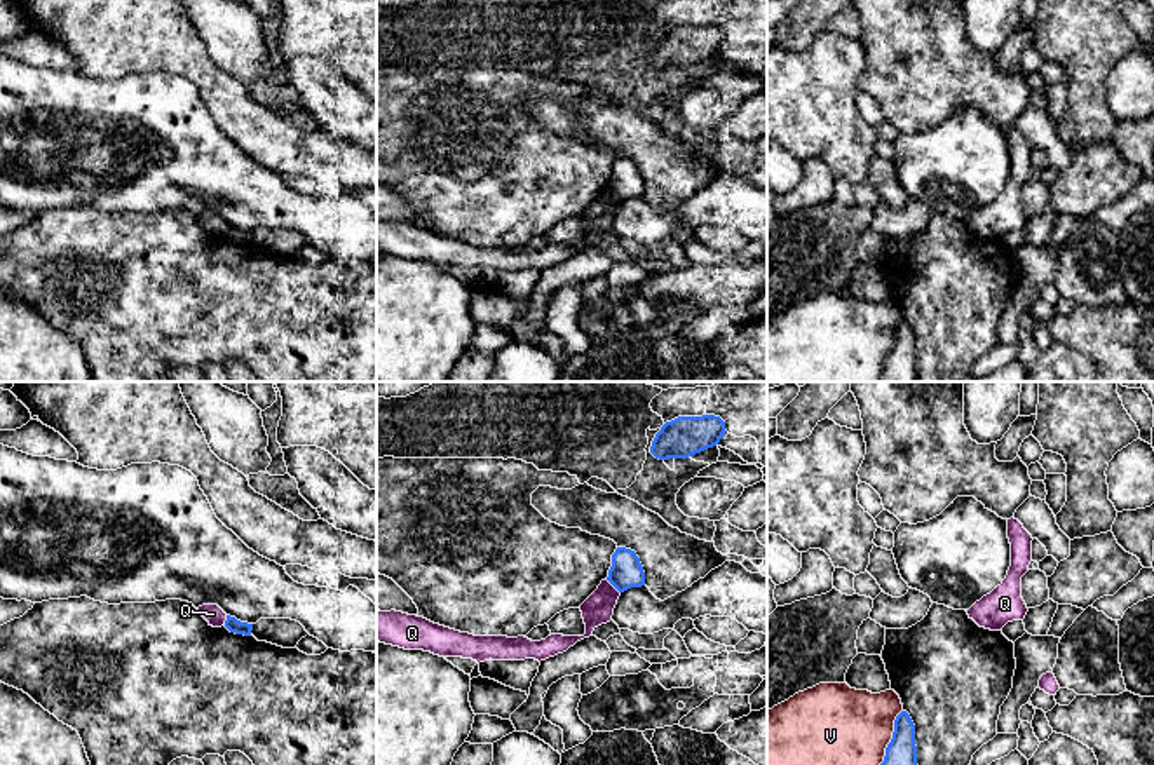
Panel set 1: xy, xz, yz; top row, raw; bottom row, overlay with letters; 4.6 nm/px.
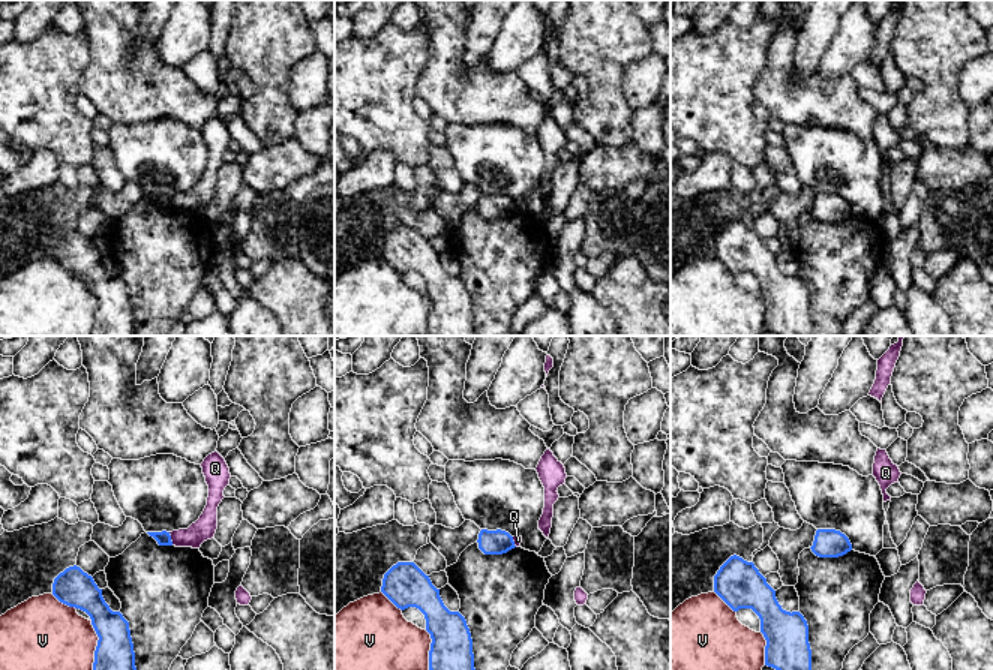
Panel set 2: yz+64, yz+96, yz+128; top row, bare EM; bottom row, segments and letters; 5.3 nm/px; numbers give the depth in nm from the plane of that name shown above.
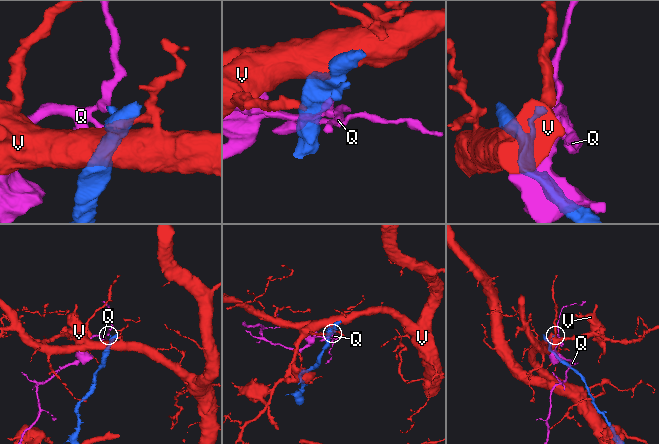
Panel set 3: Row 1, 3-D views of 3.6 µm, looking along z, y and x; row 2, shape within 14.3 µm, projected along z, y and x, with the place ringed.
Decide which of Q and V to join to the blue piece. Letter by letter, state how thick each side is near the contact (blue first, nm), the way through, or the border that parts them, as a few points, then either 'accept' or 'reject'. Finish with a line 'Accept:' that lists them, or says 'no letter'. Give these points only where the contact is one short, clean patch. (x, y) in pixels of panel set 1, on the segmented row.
Q: 150 nm thick on the blue side, 140 nm on the other; border along xz (607, 579), (619, 593); reject
V: 140 nm thick on the blue side, 360 nm on the other; reject
Accept: no letter

